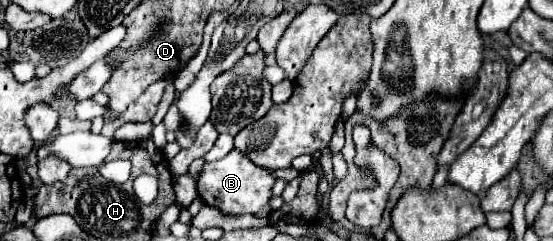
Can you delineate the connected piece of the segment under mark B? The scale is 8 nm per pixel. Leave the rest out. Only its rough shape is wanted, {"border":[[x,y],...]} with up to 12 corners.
{"border":[[232,150],[206,162],[198,196],[228,216],[270,214],[272,170]]}

